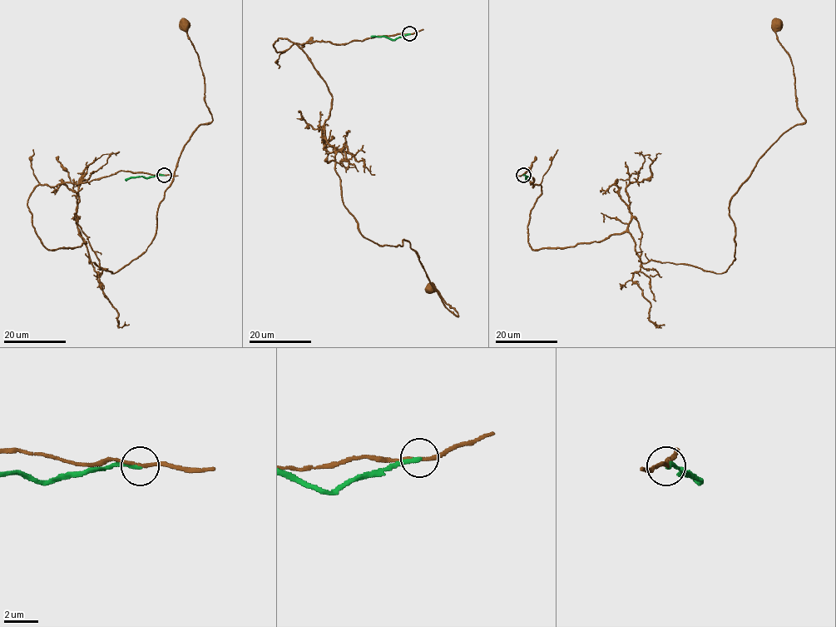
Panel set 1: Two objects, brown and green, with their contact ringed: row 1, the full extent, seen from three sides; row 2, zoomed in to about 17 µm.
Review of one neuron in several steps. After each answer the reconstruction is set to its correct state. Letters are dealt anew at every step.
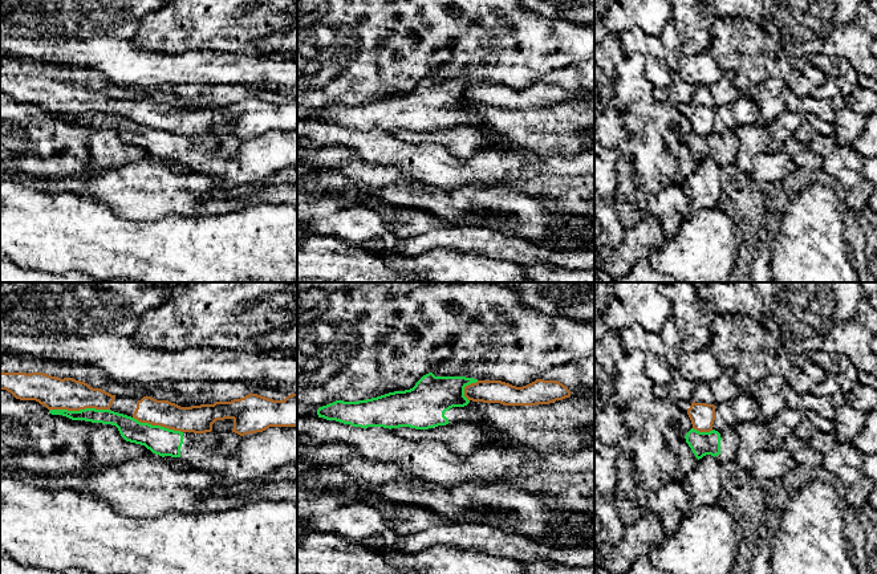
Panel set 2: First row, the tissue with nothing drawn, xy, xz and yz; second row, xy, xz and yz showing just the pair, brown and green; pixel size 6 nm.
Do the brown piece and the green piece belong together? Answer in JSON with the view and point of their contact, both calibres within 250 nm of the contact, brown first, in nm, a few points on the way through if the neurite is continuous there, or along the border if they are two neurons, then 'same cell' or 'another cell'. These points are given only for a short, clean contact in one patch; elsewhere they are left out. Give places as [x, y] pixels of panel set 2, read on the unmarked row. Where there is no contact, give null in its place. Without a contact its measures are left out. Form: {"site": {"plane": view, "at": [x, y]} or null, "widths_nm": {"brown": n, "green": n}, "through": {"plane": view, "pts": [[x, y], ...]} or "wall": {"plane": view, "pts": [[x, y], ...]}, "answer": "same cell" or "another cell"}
{"site": {"plane": "xy", "at": [78, 113]}, "widths_nm": {"brown": 200, "green": 90}, "answer": "another cell"}

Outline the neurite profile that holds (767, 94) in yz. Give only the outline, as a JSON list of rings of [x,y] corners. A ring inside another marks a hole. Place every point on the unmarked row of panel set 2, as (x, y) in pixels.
[[[768,78],[746,90],[758,106],[763,123],[772,123],[787,110],[783,101],[783,93],[785,89],[785,84],[781,80]]]

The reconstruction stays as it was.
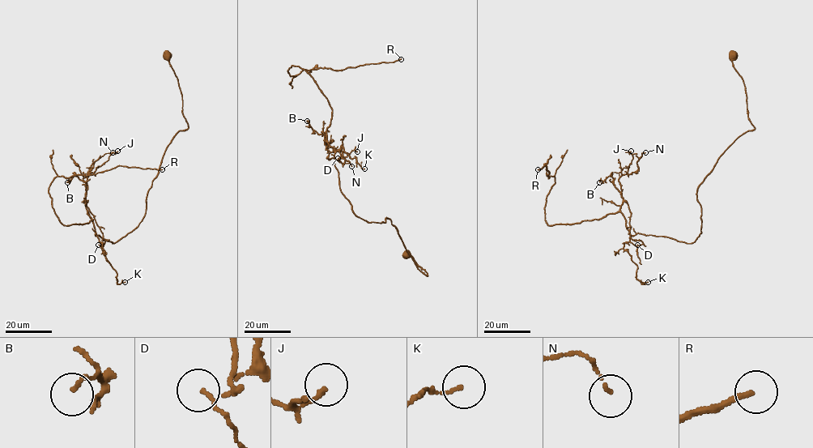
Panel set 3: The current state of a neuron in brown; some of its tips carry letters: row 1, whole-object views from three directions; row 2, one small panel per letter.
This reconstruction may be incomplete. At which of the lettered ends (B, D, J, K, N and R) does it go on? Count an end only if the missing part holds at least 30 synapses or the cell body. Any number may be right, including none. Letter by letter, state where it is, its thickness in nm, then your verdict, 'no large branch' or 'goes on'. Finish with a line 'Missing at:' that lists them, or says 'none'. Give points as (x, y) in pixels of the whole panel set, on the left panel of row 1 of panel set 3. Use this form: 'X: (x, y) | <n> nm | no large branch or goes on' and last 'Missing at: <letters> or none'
B: (67, 182) | 140 nm | no large branch
D: (98, 245) | 80 nm | no large branch
J: (117, 151) | 160 nm | no large branch
K: (125, 282) | 100 nm | no large branch
N: (112, 152) | 100 nm | no large branch
R: (162, 169) | 190 nm | goes on
Missing at: R

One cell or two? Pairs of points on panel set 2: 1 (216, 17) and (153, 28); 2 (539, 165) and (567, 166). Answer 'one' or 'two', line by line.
1: one
2: one

